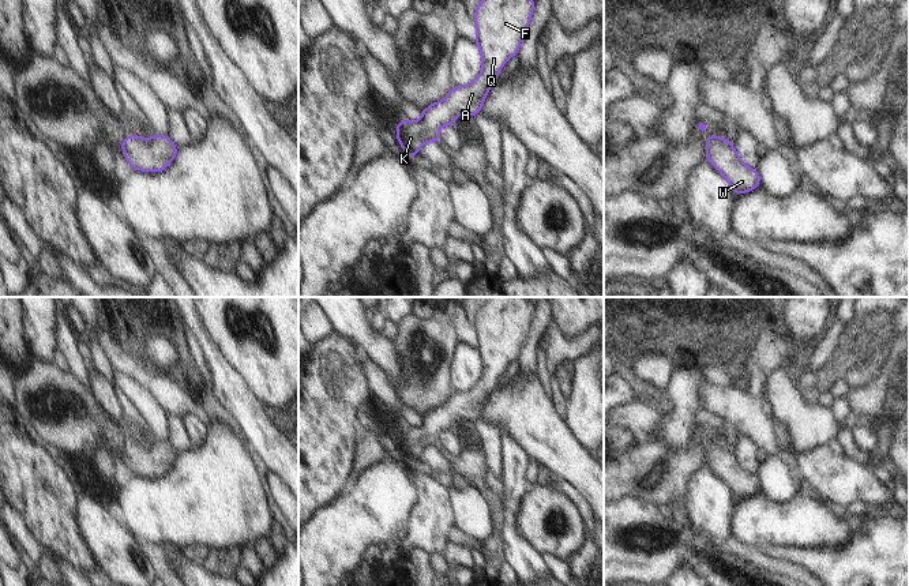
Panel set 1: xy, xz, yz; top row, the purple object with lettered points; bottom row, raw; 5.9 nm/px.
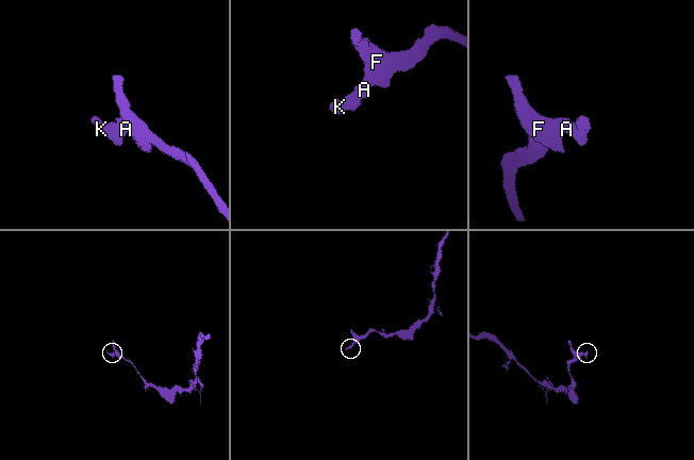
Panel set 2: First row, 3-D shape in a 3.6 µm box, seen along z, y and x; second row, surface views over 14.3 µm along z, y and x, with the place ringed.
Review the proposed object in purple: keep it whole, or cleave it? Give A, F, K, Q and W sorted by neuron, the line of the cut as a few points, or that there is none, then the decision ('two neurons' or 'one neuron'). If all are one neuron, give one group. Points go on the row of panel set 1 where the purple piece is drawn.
groups A F K Q W; cut none; one neuron

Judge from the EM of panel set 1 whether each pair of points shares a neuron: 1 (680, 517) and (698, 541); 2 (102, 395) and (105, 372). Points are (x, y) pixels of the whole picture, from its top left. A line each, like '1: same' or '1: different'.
1: same
2: different

